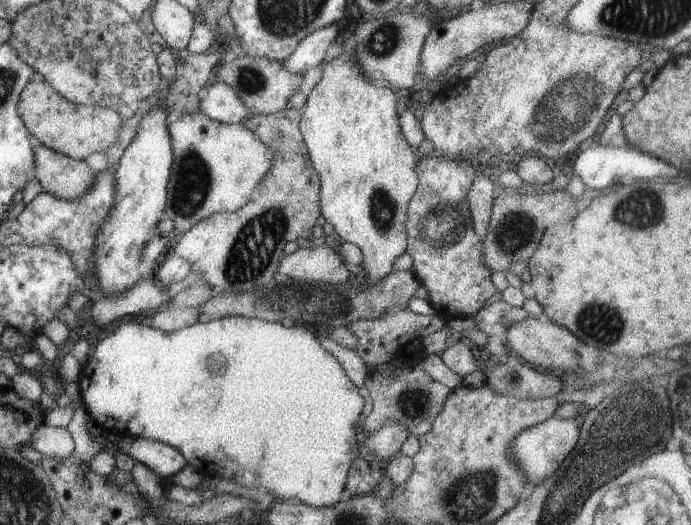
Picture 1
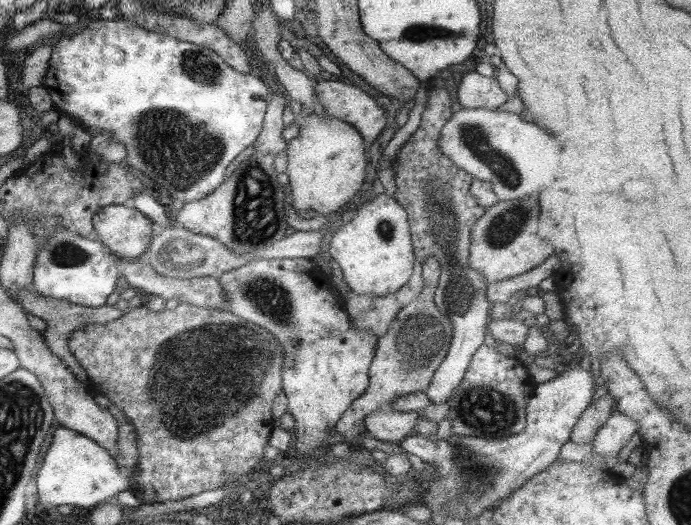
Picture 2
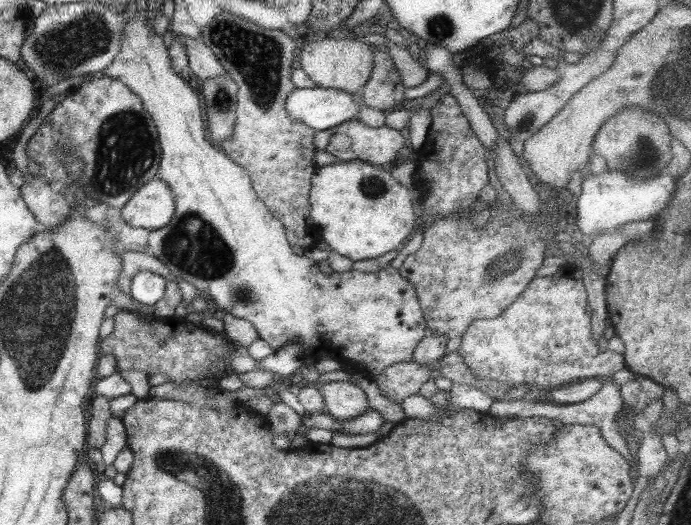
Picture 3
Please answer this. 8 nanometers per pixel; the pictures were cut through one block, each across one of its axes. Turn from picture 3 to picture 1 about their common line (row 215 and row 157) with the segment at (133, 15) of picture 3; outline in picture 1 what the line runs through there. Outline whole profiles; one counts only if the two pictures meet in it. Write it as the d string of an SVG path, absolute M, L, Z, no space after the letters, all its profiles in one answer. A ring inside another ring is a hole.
M198 112L182 113L167 126L173 158L166 184L163 215L173 222L174 236L187 232L211 212L233 212L249 200L253 186L267 174L273 152L243 122L217 122Z

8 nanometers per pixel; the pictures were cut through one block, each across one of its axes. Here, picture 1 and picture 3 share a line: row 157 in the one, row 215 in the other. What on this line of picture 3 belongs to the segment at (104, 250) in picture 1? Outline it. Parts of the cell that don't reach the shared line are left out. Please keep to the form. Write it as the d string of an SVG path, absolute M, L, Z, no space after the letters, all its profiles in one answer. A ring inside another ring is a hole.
M155 176L120 208L120 217L131 227L157 231L172 219L174 208L170 189Z

